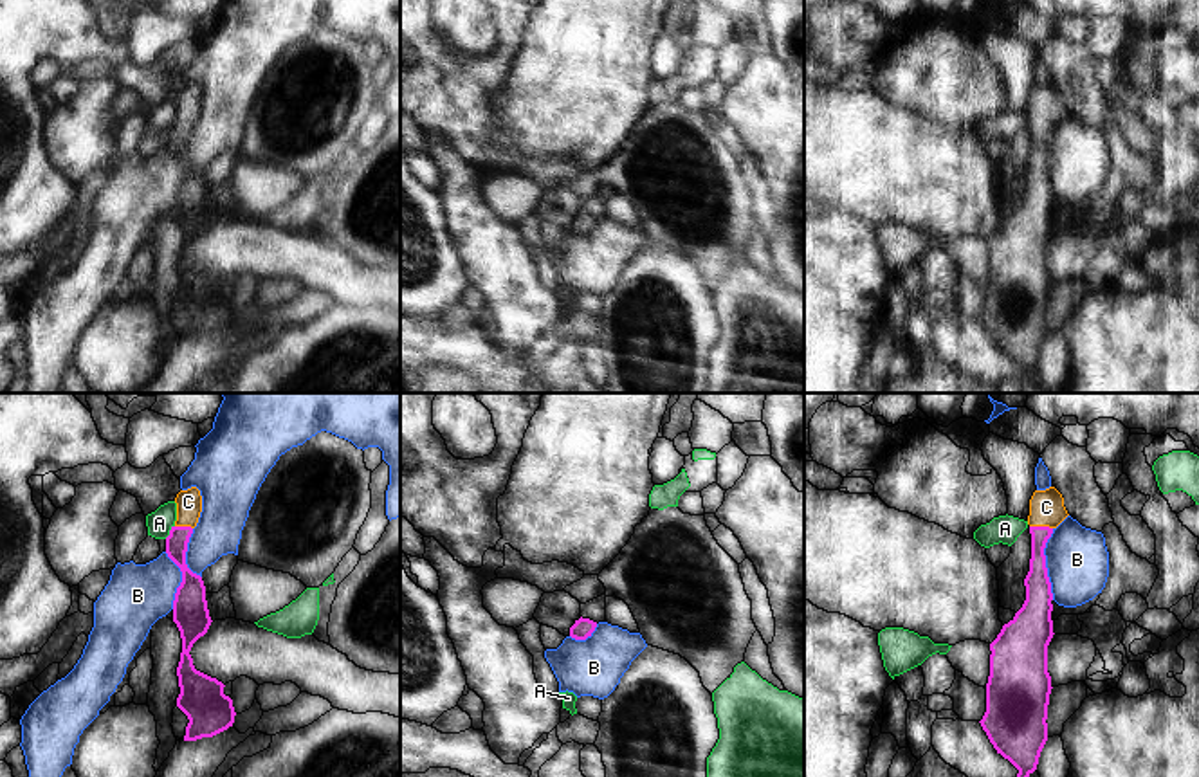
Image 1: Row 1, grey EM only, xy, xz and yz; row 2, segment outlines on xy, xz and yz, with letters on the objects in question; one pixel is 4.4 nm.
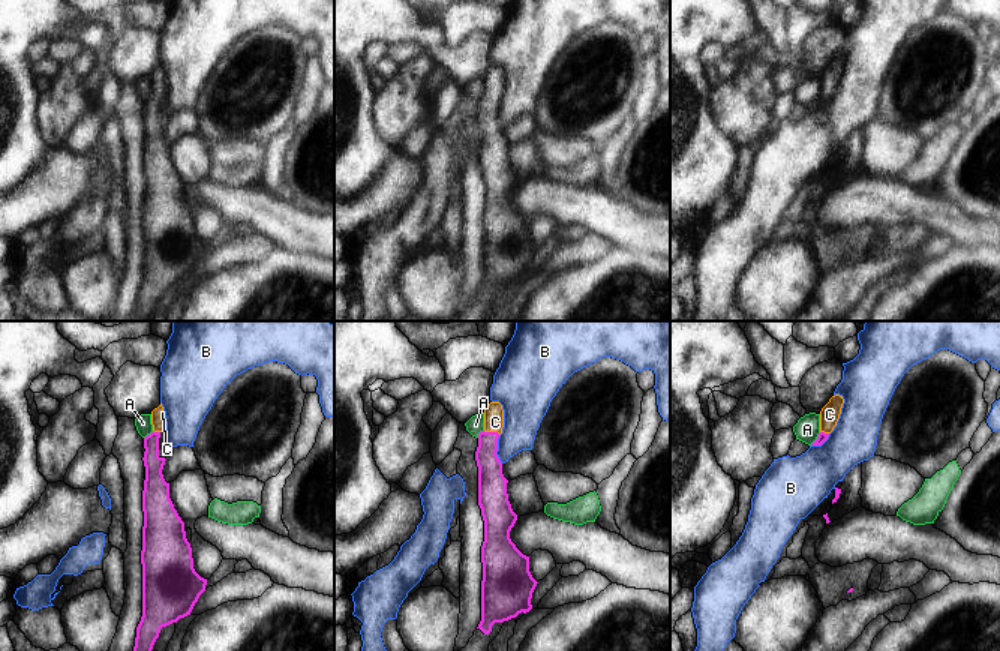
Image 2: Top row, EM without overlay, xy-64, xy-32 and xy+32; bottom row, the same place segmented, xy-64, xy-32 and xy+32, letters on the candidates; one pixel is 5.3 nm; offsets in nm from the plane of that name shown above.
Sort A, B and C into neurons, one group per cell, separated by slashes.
A / B / C

